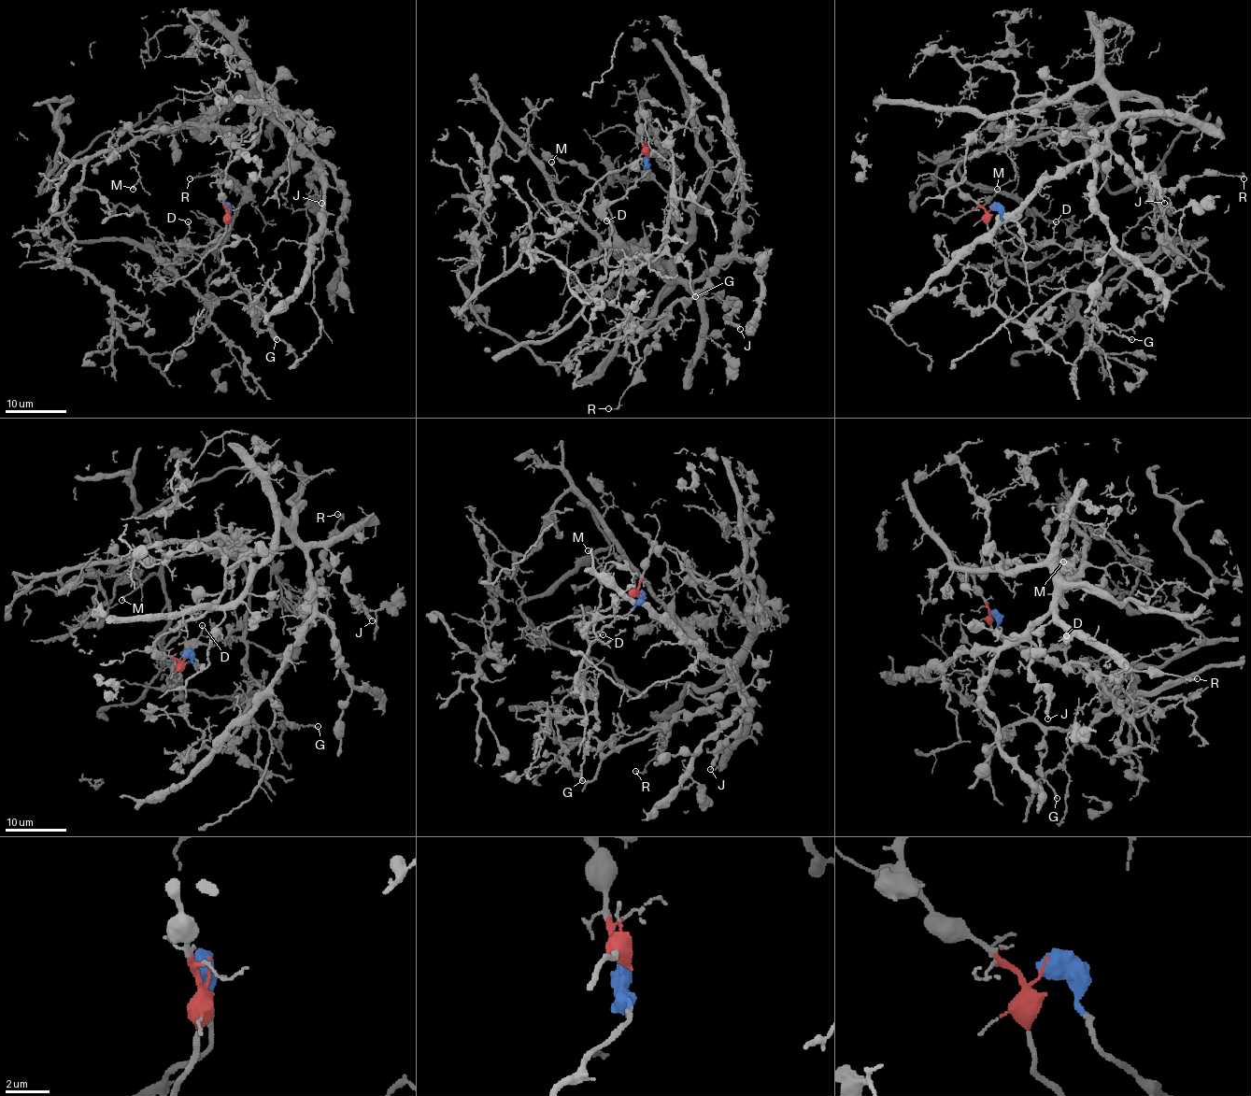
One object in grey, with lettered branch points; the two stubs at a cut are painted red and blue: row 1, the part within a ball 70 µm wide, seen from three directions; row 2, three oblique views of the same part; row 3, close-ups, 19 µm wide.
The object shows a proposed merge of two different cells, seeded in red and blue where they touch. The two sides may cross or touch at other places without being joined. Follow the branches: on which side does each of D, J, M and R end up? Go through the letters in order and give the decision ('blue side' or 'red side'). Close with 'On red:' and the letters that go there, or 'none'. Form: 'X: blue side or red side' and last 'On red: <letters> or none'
D: blue side
J: red side
M: red side
R: red side
On red: J, M, R

